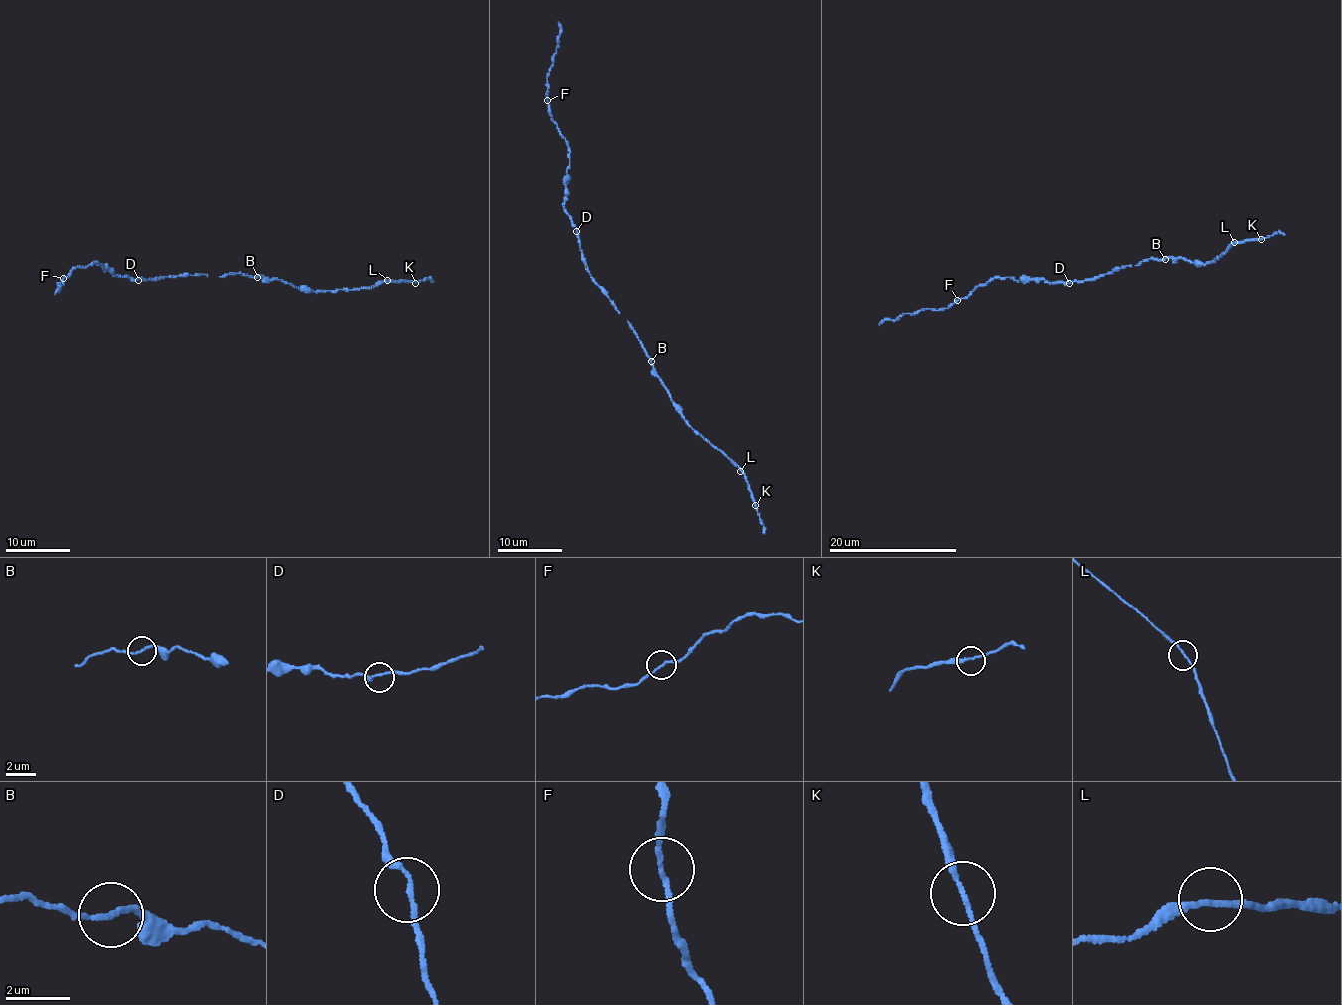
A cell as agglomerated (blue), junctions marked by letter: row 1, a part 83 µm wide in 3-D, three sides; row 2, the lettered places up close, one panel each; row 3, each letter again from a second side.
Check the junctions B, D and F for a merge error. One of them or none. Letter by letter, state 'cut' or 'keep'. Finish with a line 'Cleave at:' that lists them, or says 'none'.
B: cut
D: keep
F: keep
Cleave at: B

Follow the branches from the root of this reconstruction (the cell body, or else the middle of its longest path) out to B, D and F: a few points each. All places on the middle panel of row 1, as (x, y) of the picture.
B: (608, 296), (615, 309), (628, 321), (651, 362)
D: (608, 296), (587, 269), (576, 231)
F: (608, 296), (587, 269), (577, 228), (564, 208), (569, 147), (552, 120), (547, 100)

